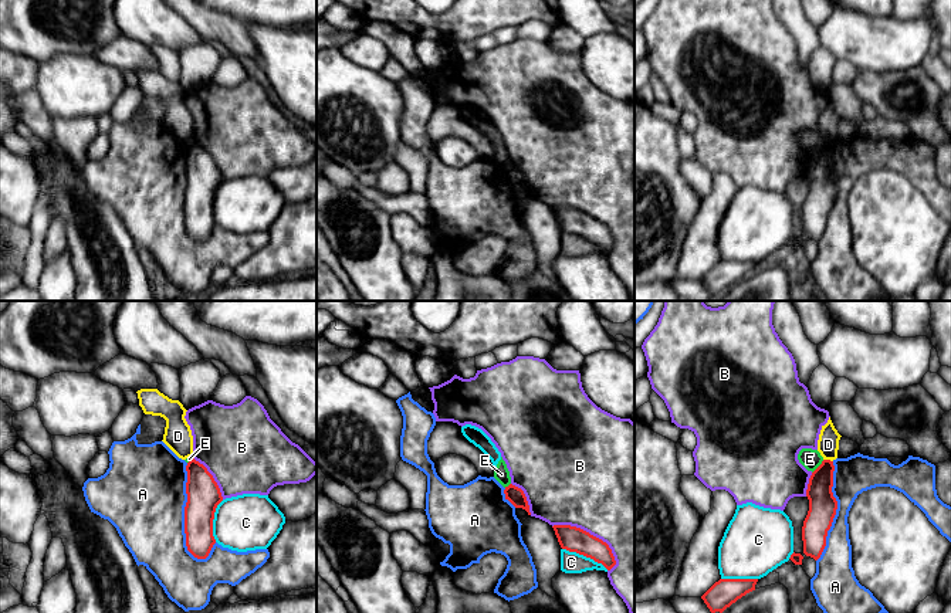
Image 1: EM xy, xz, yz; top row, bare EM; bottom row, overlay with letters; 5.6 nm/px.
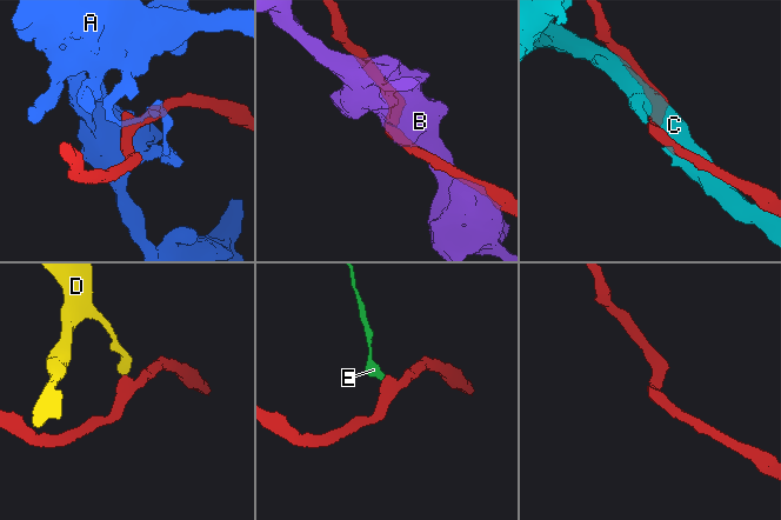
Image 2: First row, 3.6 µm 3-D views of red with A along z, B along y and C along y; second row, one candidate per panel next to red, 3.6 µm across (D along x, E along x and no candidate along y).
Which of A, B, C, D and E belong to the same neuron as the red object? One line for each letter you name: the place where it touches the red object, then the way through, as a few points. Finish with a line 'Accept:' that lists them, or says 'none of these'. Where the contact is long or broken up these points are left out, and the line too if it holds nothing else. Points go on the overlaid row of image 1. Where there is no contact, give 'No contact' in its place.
Accept: none of these

